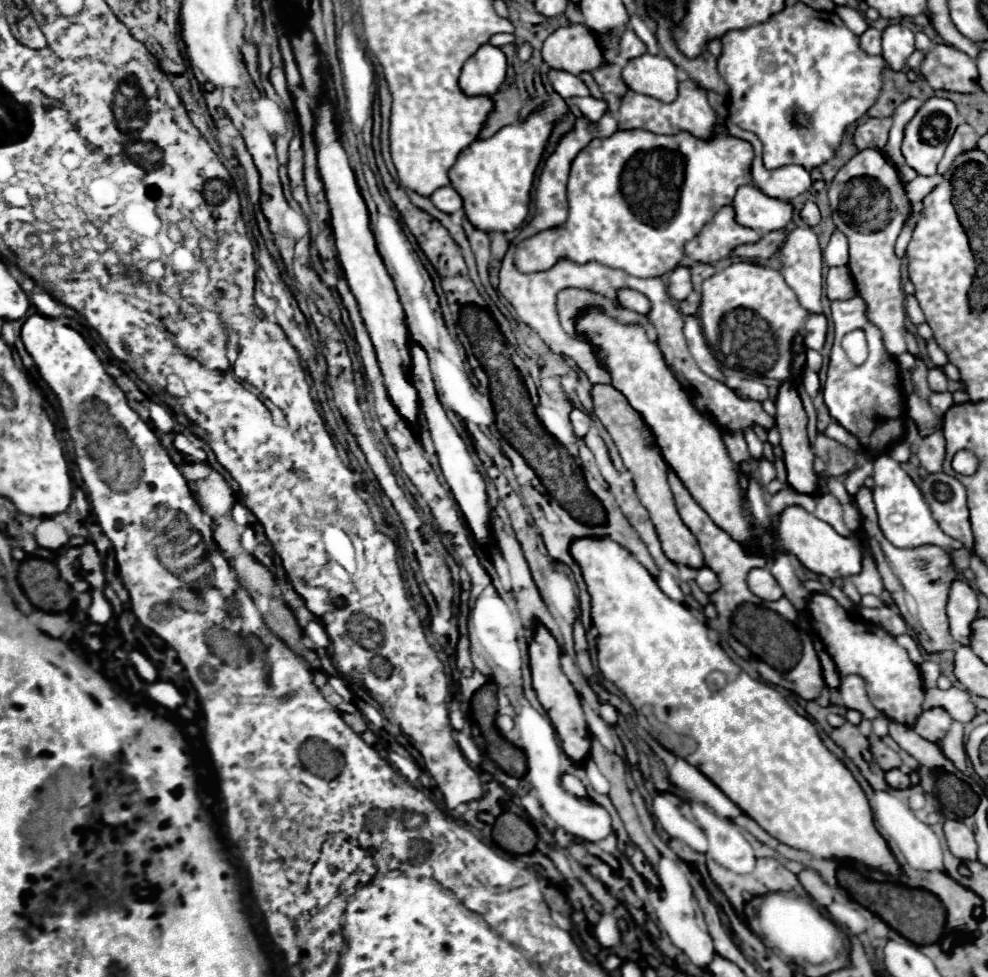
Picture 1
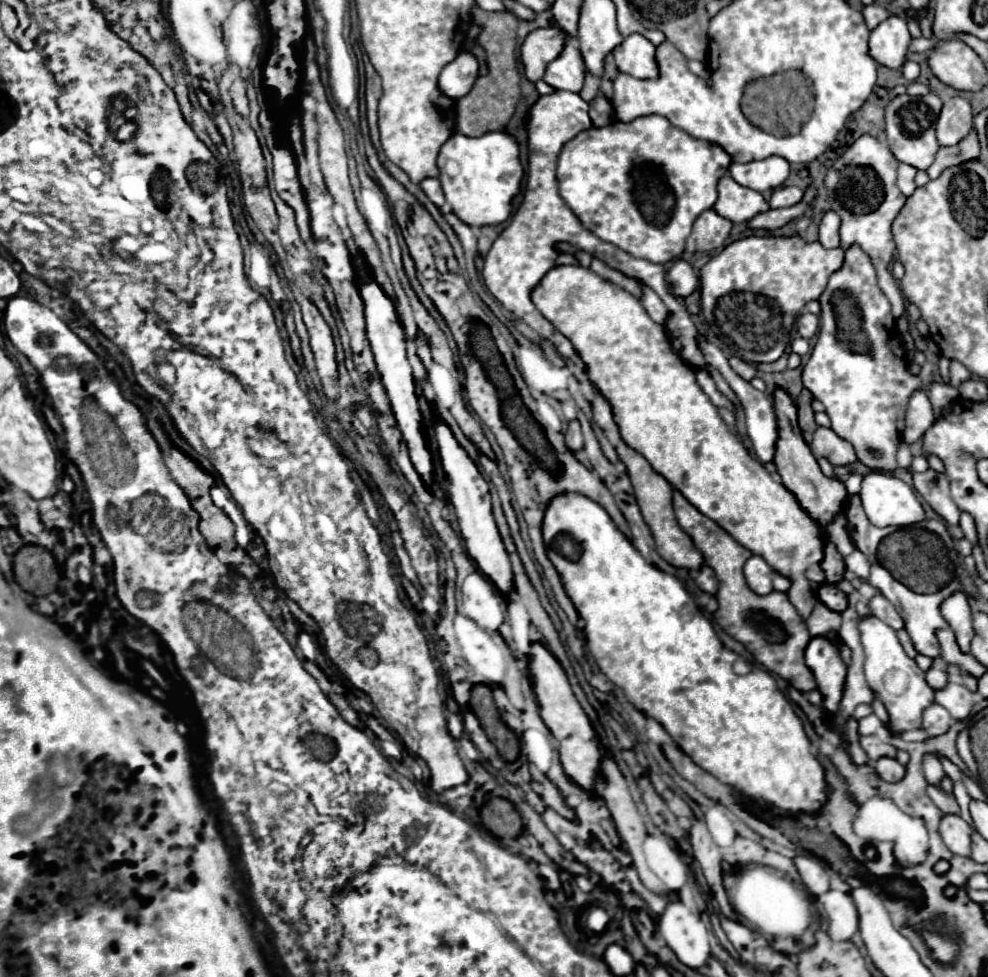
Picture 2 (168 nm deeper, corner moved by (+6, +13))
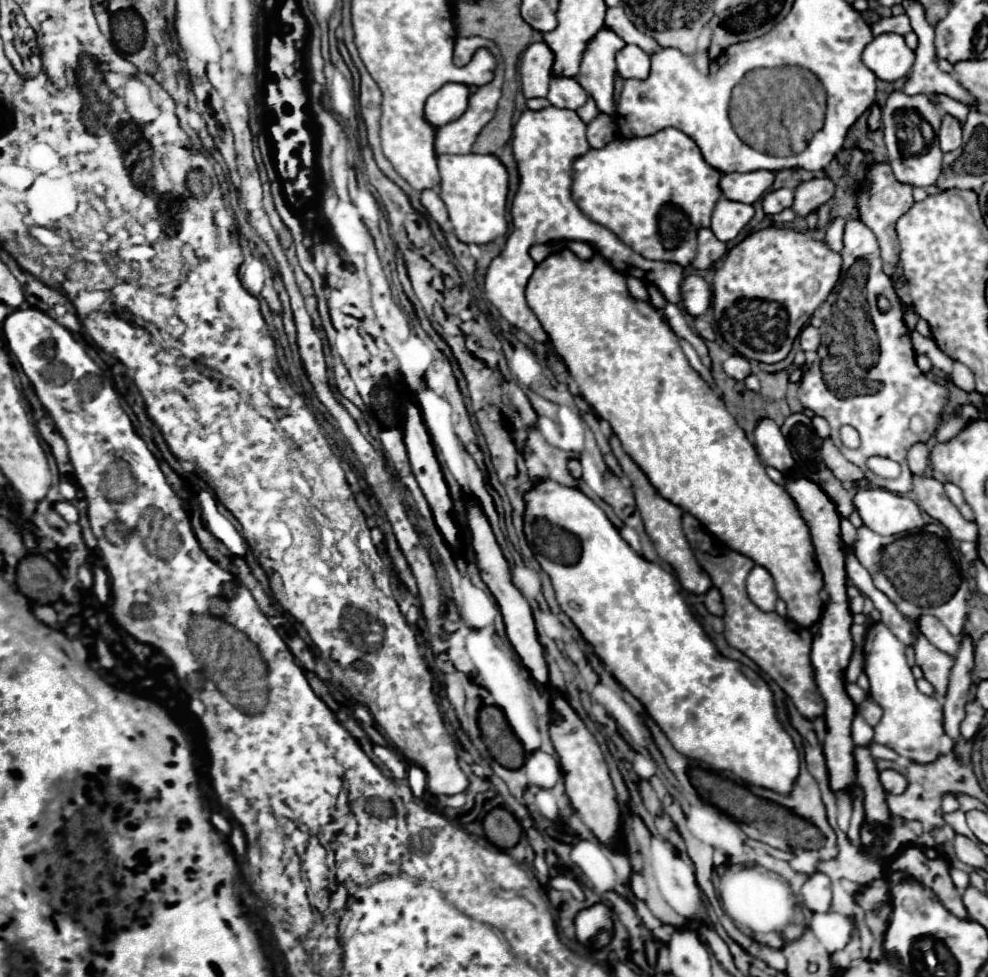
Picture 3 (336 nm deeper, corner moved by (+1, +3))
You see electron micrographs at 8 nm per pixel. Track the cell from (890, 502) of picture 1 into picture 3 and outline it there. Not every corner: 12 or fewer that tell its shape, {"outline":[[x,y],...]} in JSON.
{"outline":[[859,489],[853,507],[879,535],[925,525],[915,501]]}

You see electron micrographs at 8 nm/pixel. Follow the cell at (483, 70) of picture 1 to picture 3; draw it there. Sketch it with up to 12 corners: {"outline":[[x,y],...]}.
{"outline":[[447,83],[425,101],[423,117],[439,129],[465,113],[469,89]]}

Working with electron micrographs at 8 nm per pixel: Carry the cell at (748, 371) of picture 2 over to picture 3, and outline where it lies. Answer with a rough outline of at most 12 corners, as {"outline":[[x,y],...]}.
{"outline":[[741,355],[723,363],[729,377],[741,381],[751,373],[751,363]]}

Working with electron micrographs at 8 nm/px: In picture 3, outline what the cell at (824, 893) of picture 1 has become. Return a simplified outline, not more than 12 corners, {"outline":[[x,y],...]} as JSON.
{"outline":[[809,875],[801,889],[809,911],[825,913],[831,905],[831,881]]}

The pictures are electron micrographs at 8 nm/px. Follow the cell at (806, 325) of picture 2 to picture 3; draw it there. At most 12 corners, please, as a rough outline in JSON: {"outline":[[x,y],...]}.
{"outline":[[807,325],[799,341],[803,351],[817,351],[819,329]]}

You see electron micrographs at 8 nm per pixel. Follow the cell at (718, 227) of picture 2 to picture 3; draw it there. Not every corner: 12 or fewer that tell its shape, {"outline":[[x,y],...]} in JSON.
{"outline":[[699,229],[695,269],[709,269],[727,253],[711,233]]}

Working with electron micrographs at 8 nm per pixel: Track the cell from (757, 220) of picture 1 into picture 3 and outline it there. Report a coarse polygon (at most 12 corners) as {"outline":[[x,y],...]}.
{"outline":[[721,197],[711,231],[727,243],[749,223],[751,205]]}

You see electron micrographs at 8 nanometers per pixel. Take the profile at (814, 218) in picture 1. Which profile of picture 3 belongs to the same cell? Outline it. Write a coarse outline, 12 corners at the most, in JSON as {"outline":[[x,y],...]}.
{"outline":[[777,189],[763,197],[765,215],[777,215],[793,203],[791,189]]}

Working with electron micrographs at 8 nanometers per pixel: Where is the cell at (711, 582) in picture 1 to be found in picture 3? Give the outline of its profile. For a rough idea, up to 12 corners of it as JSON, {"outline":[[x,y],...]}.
{"outline":[[715,587],[705,593],[711,615],[723,617],[725,607]]}

